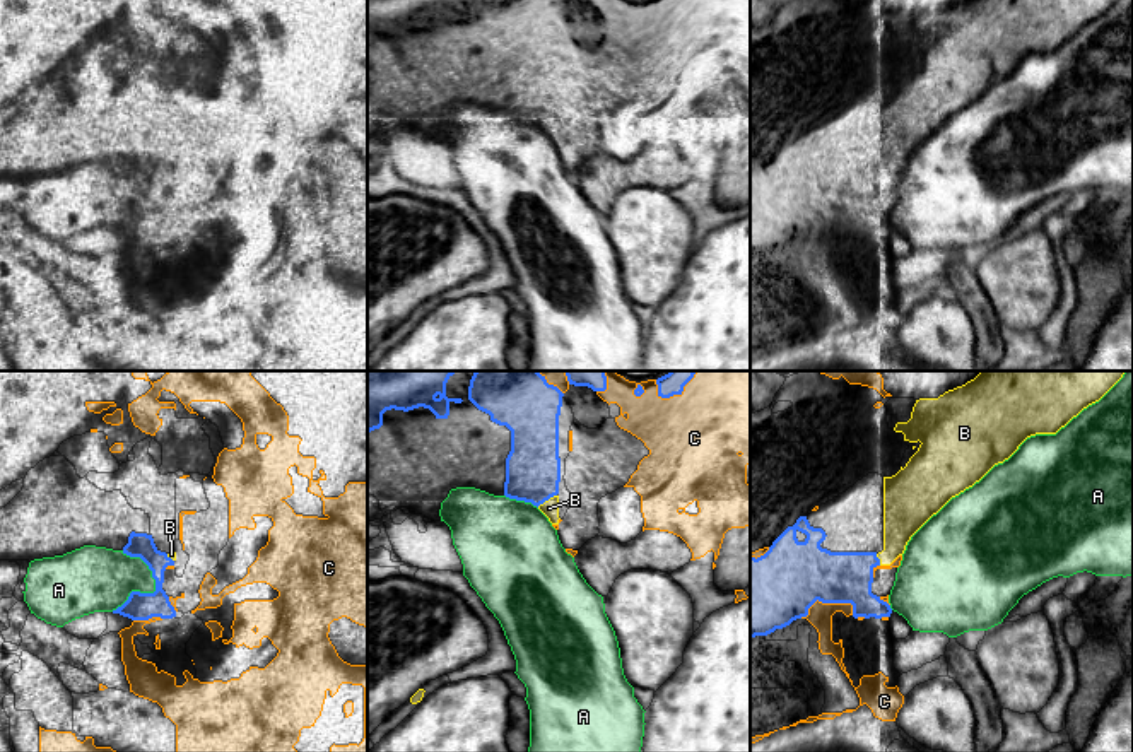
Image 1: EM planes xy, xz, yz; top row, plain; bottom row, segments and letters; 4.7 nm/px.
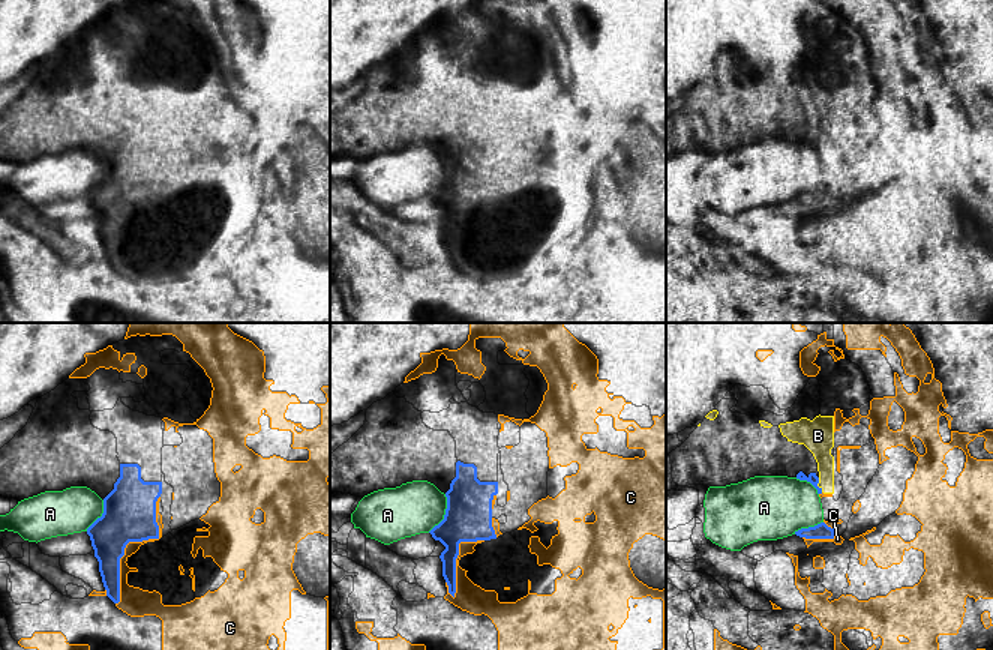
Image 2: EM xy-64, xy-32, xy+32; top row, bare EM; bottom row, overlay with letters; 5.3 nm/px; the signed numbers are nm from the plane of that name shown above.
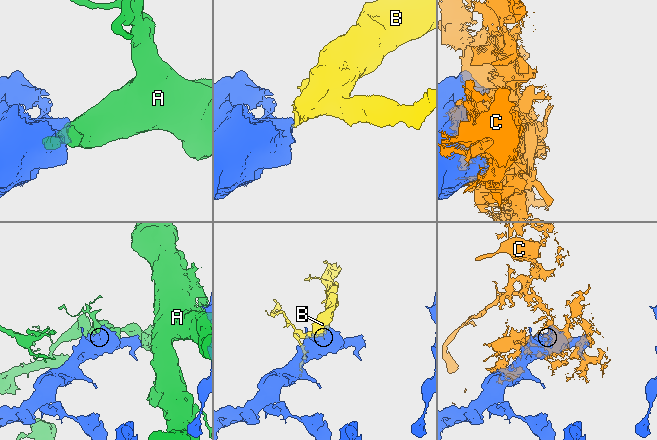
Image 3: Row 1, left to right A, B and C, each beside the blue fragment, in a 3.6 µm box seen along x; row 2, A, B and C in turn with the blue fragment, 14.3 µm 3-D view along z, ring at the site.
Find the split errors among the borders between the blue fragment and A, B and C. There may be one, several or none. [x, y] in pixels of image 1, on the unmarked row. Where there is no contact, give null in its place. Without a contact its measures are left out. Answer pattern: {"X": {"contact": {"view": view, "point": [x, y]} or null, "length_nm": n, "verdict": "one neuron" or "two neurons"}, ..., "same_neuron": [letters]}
{"A": {"contact": {"view": "xy", "point": [149, 211]}, "length_nm": 300, "verdict": "two neurons"}, "B": {"contact": {"view": "xz", "point": [545, 117]}, "length_nm": 110, "verdict": "one neuron"}, "C": {"contact": {"view": "yz", "point": [824, 219]}, "length_nm": 260, "verdict": "two neurons"}, "same_neuron": ["B"]}

